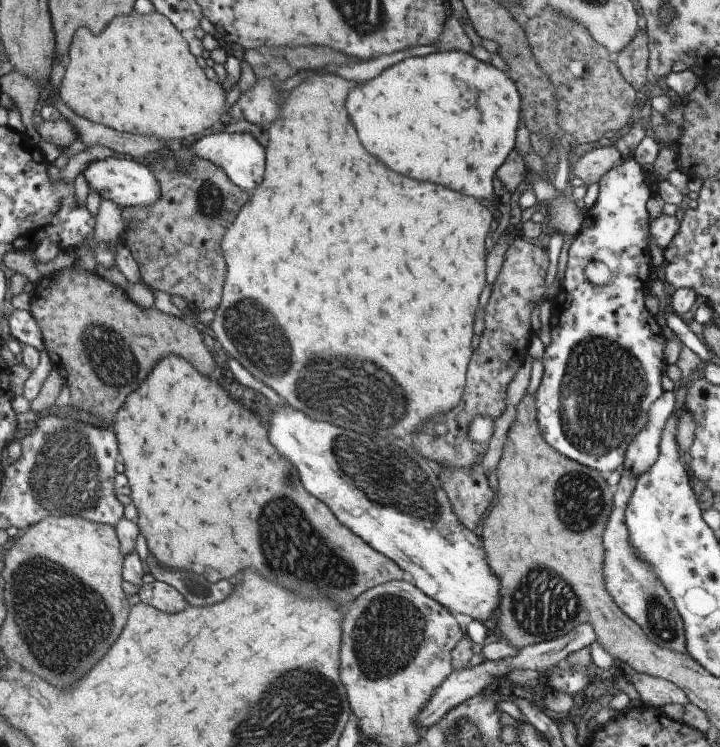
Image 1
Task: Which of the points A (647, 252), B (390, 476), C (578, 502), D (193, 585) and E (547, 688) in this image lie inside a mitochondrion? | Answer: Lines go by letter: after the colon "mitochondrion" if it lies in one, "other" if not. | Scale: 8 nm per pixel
A: other
B: mitochondrion
C: mitochondrion
D: mitochondrion
E: other

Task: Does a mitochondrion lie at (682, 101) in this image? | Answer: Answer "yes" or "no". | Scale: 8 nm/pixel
no

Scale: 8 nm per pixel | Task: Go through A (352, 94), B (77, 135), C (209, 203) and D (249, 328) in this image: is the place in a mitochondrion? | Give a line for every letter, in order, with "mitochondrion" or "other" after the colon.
A: other
B: other
C: mitochondrion
D: mitochondrion

